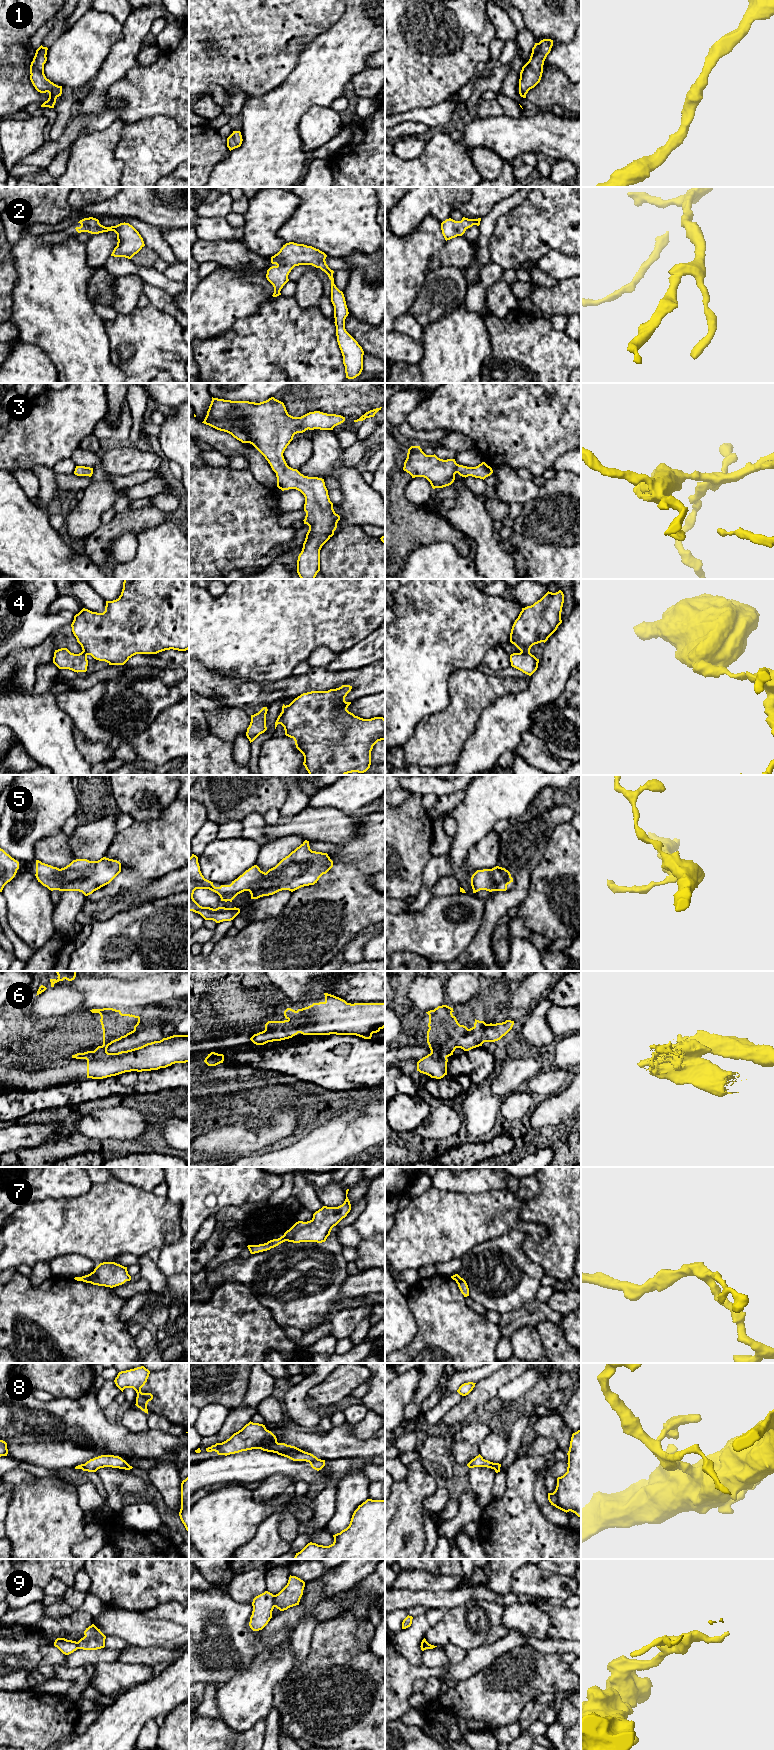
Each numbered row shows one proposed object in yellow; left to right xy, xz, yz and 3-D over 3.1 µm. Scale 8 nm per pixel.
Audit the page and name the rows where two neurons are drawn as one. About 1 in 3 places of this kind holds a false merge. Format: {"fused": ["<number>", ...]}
{"fused": ["4", "6", "9"]}

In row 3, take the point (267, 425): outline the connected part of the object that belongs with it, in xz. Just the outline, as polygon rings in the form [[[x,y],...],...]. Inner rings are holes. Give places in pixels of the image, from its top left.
[[[212,397],[207,415],[202,422],[217,430],[231,434],[242,443],[252,444],[265,457],[276,473],[279,489],[282,491],[296,489],[304,495],[306,516],[303,521],[304,524],[309,526],[309,530],[297,560],[297,573],[301,579],[315,579],[320,571],[320,550],[334,535],[340,516],[333,509],[333,503],[330,501],[324,479],[304,476],[297,469],[289,467],[283,453],[295,434],[303,433],[308,429],[333,430],[335,426],[344,421],[345,417],[341,415],[327,414],[320,411],[309,412],[301,417],[293,417],[288,414],[284,403],[274,397],[260,403]]]

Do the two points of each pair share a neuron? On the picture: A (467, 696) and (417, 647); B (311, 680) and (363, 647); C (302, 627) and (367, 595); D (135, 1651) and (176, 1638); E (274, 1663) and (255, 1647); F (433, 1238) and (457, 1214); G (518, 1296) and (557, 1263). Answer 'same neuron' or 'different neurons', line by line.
A: different neurons
B: different neurons
C: same neuron
D: different neurons
E: different neurons
F: same neuron
G: different neurons

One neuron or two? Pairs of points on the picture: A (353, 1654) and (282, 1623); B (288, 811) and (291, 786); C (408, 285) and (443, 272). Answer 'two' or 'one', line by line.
A: two
B: one
C: two

